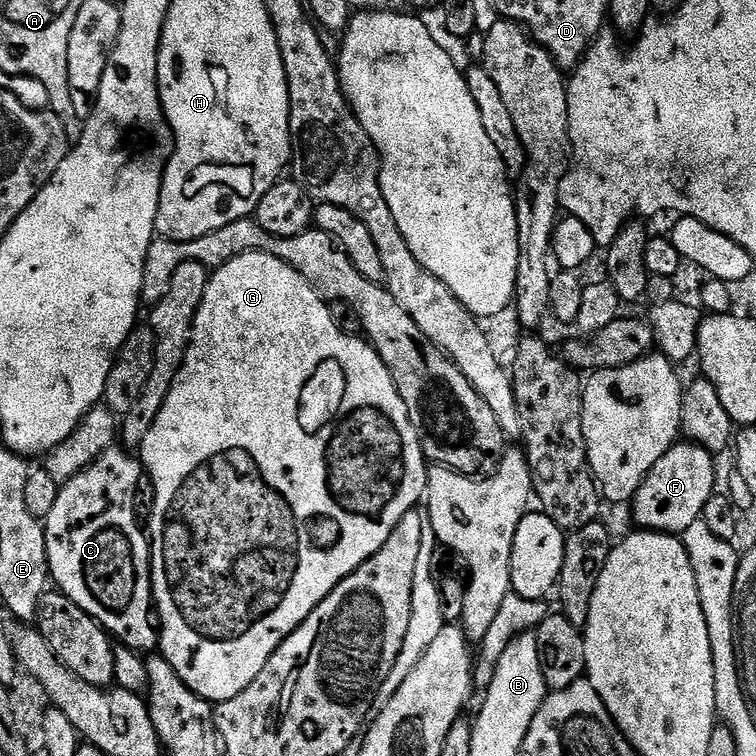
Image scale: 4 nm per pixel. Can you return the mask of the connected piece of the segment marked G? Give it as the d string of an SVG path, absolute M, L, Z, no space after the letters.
M247 252L241 256L235 256L230 262L226 262L221 268L215 269L209 275L206 294L202 298L202 306L198 310L196 321L192 327L192 345L188 348L186 358L178 370L178 378L174 378L174 386L170 386L170 394L166 394L166 402L162 402L162 410L158 410L158 418L154 418L154 426L150 426L150 434L146 434L144 445L138 450L138 456L146 469L147 479L148 476L152 479L152 492L156 495L152 500L150 547L152 550L152 599L154 612L158 617L158 648L164 659L170 662L170 666L178 674L178 678L182 678L184 685L194 694L198 694L203 700L209 702L229 700L242 694L242 690L246 690L246 686L250 686L250 682L254 682L254 678L258 678L258 674L262 674L266 662L280 649L280 643L299 624L306 622L308 615L349 574L358 570L358 566L365 564L371 556L378 554L378 550L382 550L386 538L390 538L390 534L394 534L398 522L402 522L402 518L406 518L406 514L417 507L416 503L419 500L421 503L425 499L428 491L428 469L430 467L420 445L418 434L414 430L414 422L410 422L406 402L402 402L402 398L398 394L398 386L394 386L394 378L390 378L390 370L386 370L386 366L379 354L376 353L375 348L367 339L342 334L342 330L338 330L338 326L334 326L331 307L312 289L310 282L306 282L306 278L302 278L302 274L298 274L298 270L294 270L286 262L282 262L276 256L271 256L265 252Z

